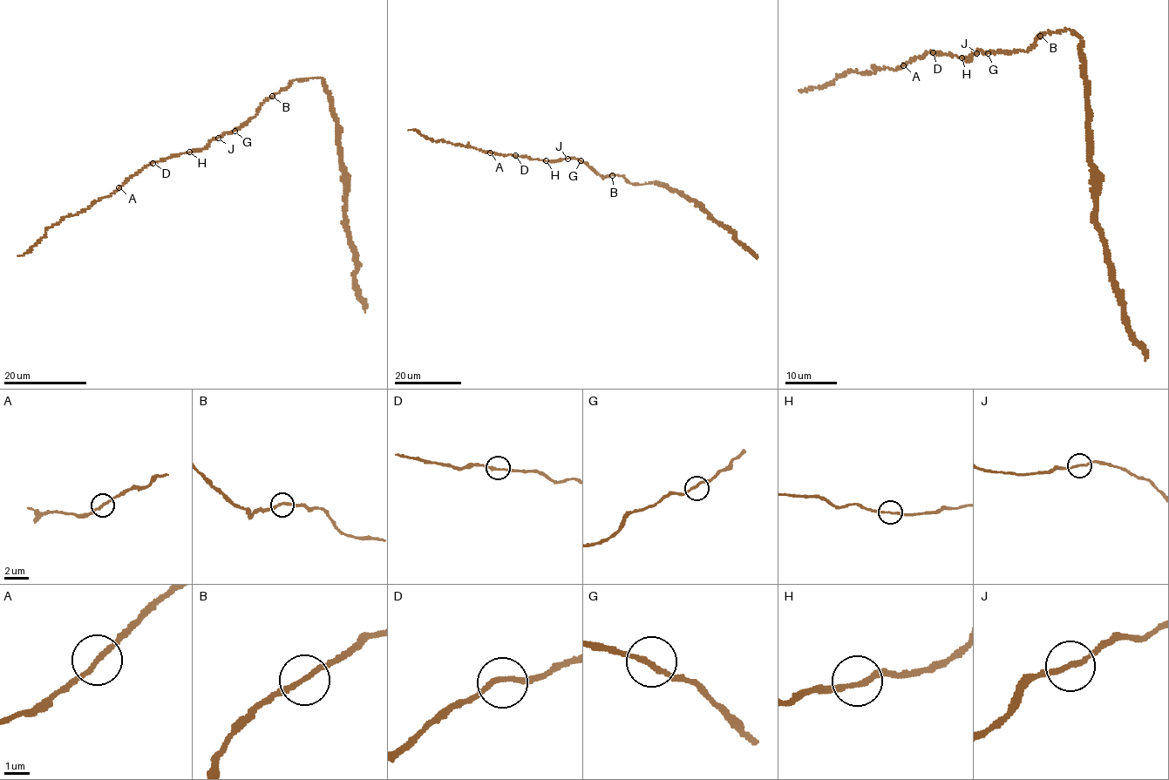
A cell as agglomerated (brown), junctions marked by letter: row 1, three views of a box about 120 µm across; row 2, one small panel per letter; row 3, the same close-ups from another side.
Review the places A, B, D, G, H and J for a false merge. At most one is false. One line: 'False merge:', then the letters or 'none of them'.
False merge: A

